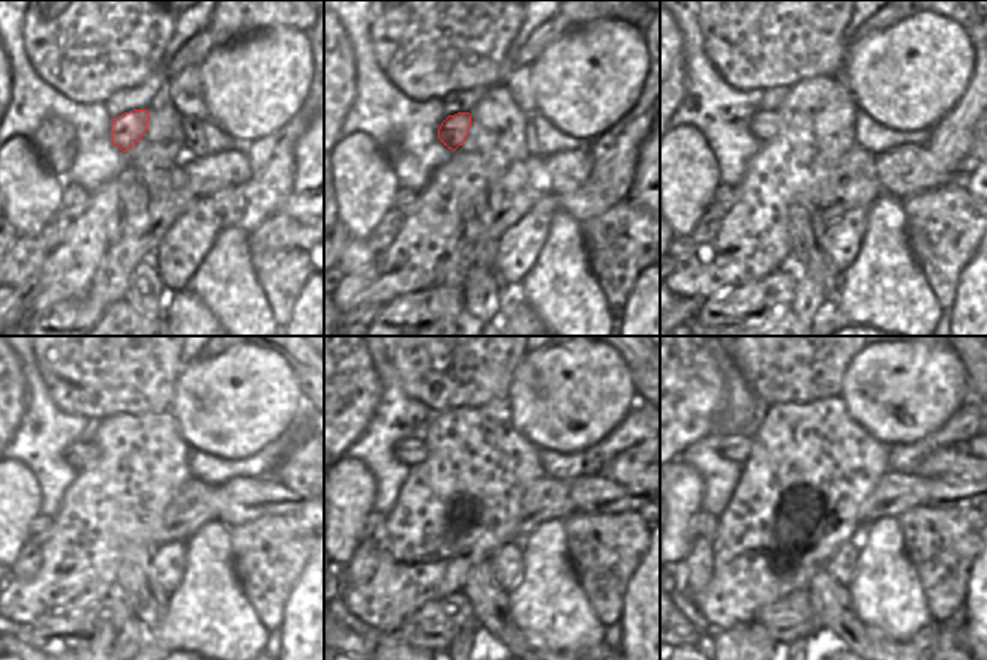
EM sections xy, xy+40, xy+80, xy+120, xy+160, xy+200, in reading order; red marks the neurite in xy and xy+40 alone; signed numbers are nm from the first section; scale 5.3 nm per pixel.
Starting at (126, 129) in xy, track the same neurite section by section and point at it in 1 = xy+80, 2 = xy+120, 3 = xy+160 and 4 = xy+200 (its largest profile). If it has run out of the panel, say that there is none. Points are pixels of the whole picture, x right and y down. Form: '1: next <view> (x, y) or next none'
1: next xy+80 (765, 125)
2: next xy+120 (80, 456)
3: next xy+160 (410, 452)
4: next xy+200 (737, 449)

